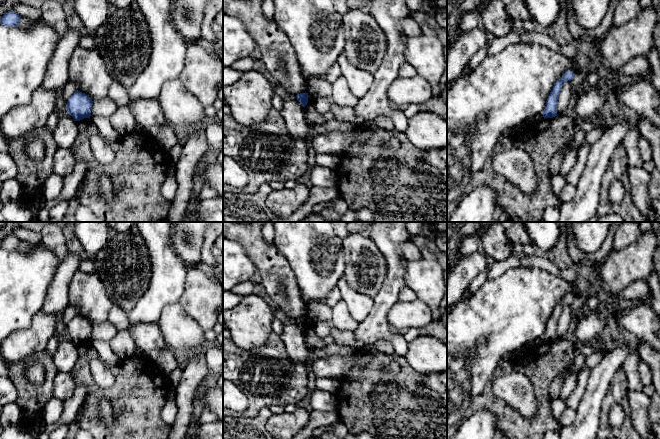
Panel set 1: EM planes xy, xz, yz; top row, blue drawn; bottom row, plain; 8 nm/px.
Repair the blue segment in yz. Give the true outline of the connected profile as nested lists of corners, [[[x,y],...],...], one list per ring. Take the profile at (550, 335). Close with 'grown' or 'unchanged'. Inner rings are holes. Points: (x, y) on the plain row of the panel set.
[[[567,295],[562,299],[562,302],[554,307],[554,310],[547,322],[546,330],[542,336],[544,342],[553,342],[557,340],[557,327],[560,315],[562,313],[563,307],[571,305],[574,301],[573,295]]] | unchanged

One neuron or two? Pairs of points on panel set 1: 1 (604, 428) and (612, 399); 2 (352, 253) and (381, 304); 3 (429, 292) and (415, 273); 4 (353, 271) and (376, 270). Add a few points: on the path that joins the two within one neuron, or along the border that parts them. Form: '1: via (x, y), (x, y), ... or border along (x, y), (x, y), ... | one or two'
1: via (604, 421), (606, 406) | one
2: border along (387, 273), (380, 290), (373, 298) | two
3: via (429, 287), (420, 278) | one
4: via (359, 271), (370, 270) | one

